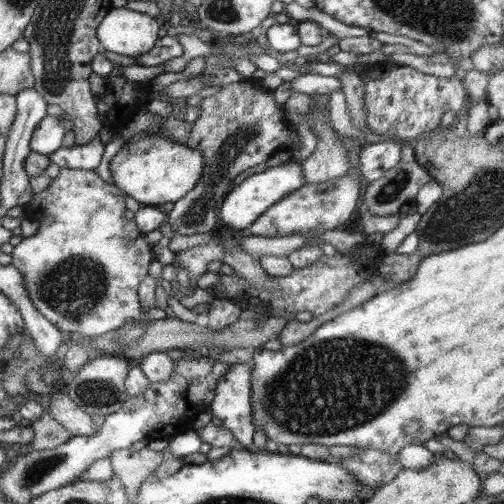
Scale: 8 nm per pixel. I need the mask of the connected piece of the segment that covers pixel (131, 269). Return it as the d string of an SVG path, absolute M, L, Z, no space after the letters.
M64 168L48 188L34 193L22 208L23 218L37 220L40 227L37 234L23 238L13 246L11 264L22 273L27 295L40 314L62 332L86 339L102 337L133 318L143 318L140 286L148 276L148 266L154 260L154 254L135 220L125 217L125 199L116 185L104 181L93 170Z

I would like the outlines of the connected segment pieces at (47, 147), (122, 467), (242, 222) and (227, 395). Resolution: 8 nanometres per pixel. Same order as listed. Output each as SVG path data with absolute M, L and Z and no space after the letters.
M46 115L32 133L30 148L34 152L49 156L64 146L66 132L65 124L58 117Z
M142 448L142 450L126 450L110 454L109 459L114 469L114 477L122 480L127 494L130 494L130 503L134 501L138 488L156 471L164 460L162 451L156 452Z
M290 161L279 166L268 166L265 171L248 176L240 185L232 188L223 200L218 216L224 220L228 228L240 234L245 233L266 210L272 208L288 194L300 189L305 183L304 171L298 162Z
M249 363L228 364L229 372L217 382L215 397L209 406L243 450L256 451L253 437L251 374Z

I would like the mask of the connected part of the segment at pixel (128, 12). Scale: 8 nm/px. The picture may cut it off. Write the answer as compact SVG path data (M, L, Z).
M114 8L97 27L97 37L104 50L138 56L157 45L160 24L149 15L126 8Z

